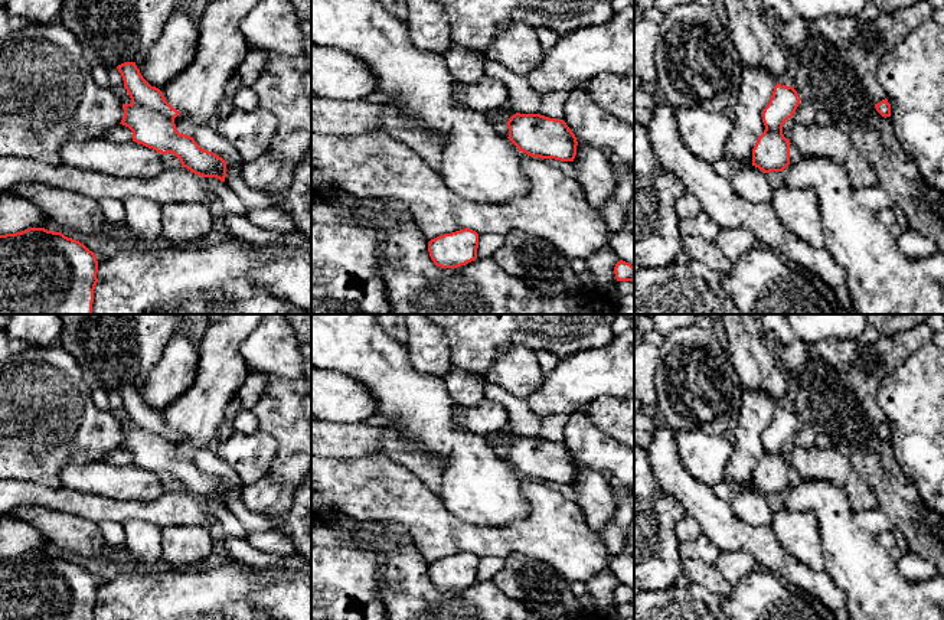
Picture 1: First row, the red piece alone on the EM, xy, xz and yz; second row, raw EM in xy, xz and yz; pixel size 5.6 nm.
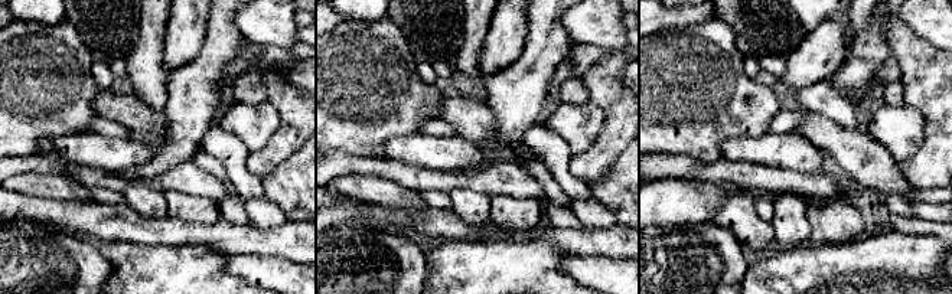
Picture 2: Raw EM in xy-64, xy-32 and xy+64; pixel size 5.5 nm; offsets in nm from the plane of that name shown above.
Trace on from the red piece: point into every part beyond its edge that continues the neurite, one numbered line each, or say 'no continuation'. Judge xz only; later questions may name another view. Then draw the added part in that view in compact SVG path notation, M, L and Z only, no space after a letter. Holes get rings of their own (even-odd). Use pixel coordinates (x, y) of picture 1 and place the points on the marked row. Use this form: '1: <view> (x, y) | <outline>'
1: xz (552, 104) | M556 91L543 95L540 99L539 114L549 118L564 120L565 105L569 94L571 91Z

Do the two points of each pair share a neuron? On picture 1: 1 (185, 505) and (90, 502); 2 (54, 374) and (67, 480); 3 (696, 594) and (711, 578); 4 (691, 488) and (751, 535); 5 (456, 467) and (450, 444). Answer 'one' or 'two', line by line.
1: one
2: two
3: two
4: one
5: one

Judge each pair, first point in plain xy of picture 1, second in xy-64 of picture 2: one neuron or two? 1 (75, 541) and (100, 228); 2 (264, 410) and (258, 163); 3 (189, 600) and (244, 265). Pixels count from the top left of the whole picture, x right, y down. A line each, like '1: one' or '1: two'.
1: two
2: one
3: two

